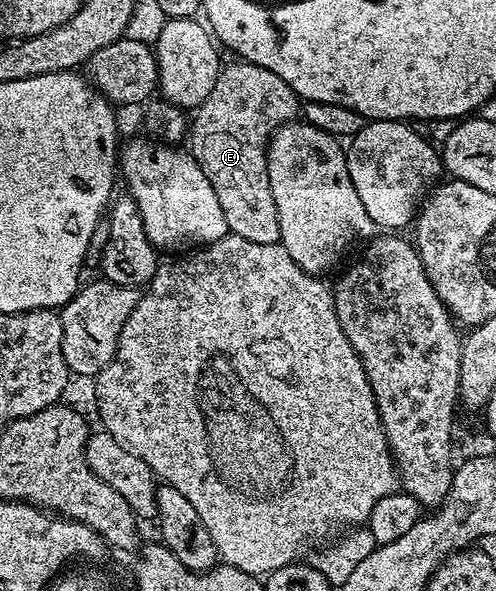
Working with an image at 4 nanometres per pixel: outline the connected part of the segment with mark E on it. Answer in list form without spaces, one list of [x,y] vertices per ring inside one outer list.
[[[245,61],[233,62],[219,70],[212,93],[193,112],[188,150],[216,189],[229,234],[272,245],[280,240],[280,221],[269,188],[267,147],[278,128],[299,118],[300,100],[276,73]]]

